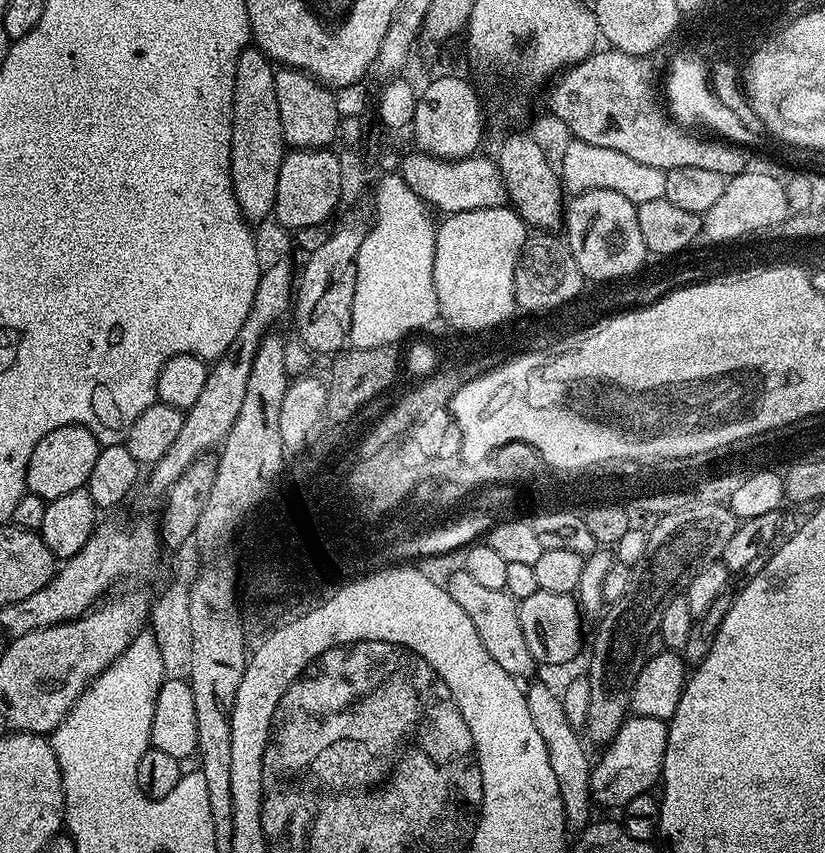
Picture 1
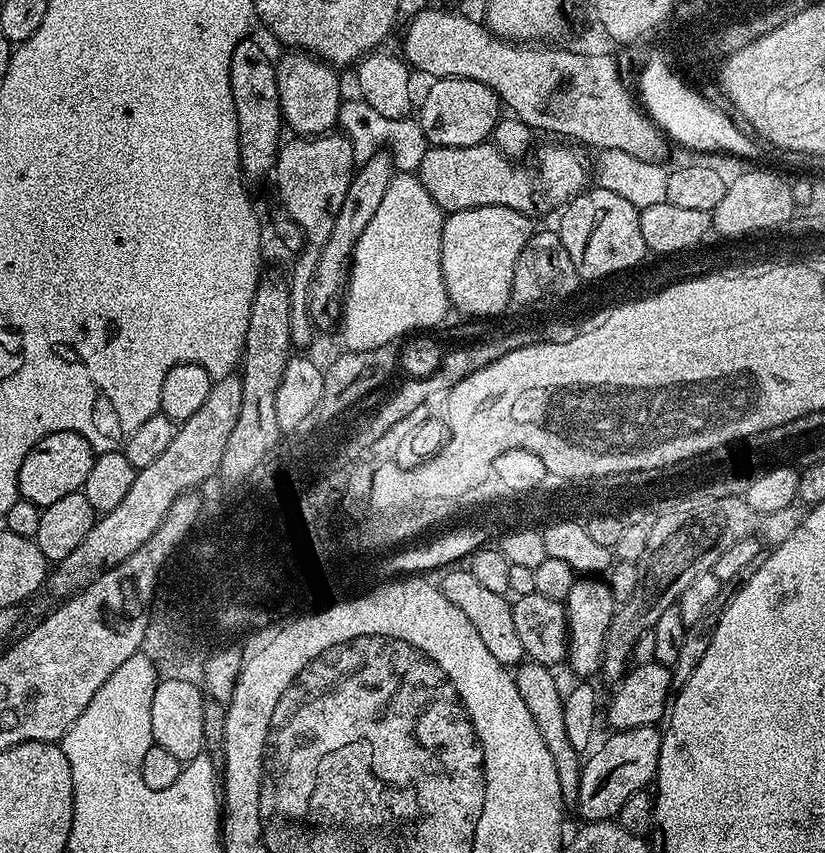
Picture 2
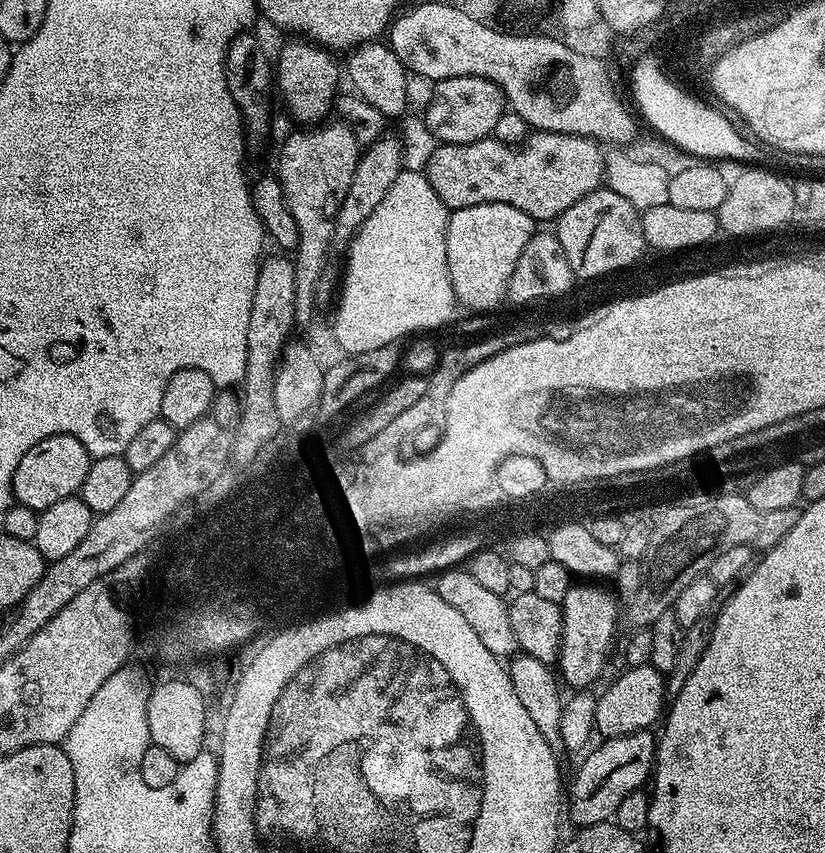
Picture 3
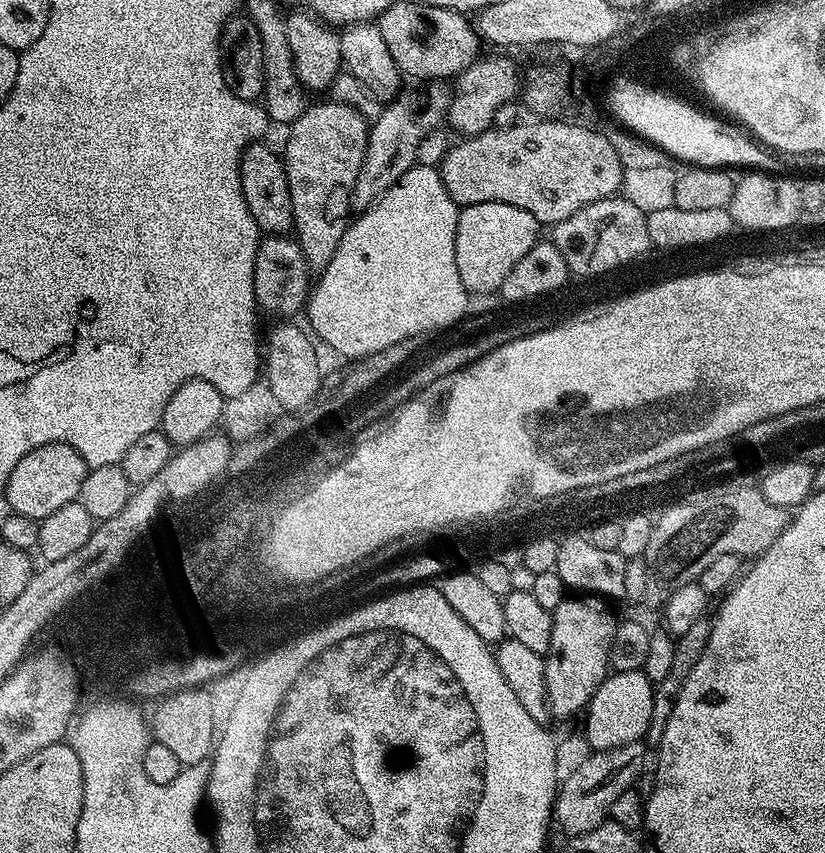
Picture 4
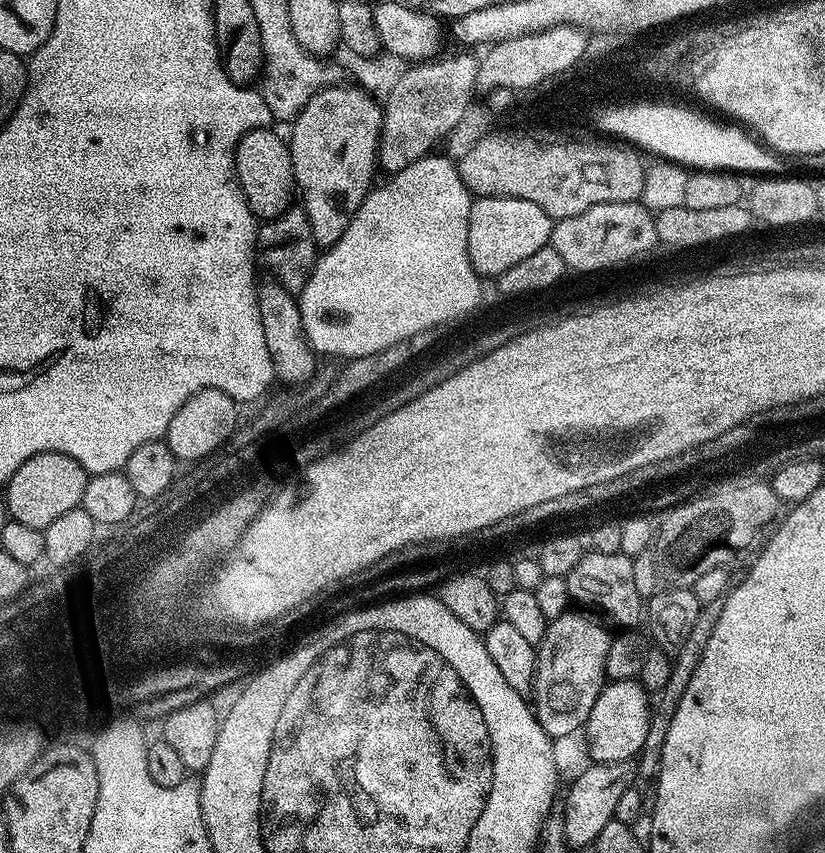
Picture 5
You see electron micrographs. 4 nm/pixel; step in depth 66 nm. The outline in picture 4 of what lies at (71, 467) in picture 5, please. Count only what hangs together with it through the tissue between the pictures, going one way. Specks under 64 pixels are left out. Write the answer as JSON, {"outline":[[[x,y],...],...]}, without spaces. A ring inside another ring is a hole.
{"outline":[[[68,443],[38,446],[38,450],[30,450],[30,454],[26,454],[26,458],[10,470],[10,482],[2,496],[8,499],[7,507],[11,511],[42,521],[54,514],[54,510],[73,503],[79,497],[89,466],[82,458],[79,447]]]}

